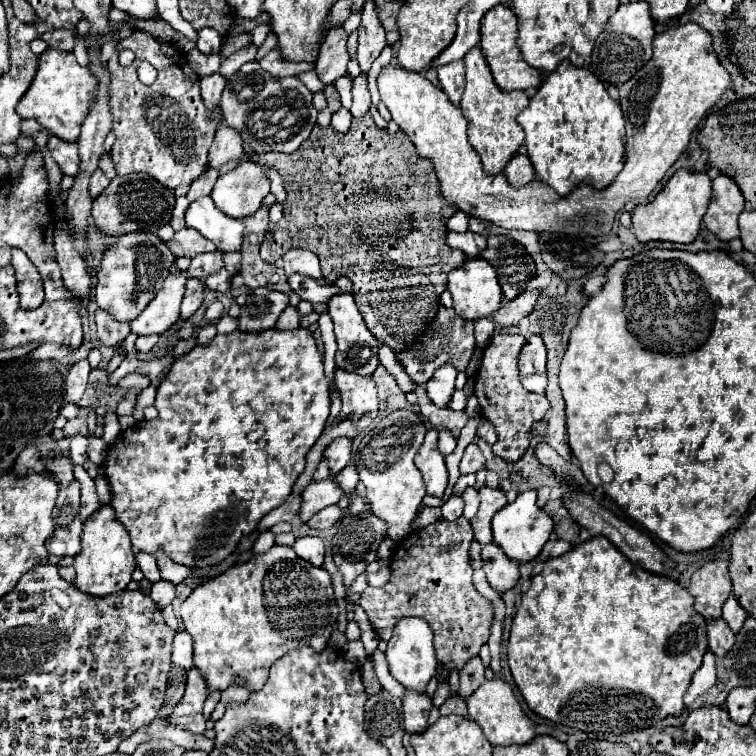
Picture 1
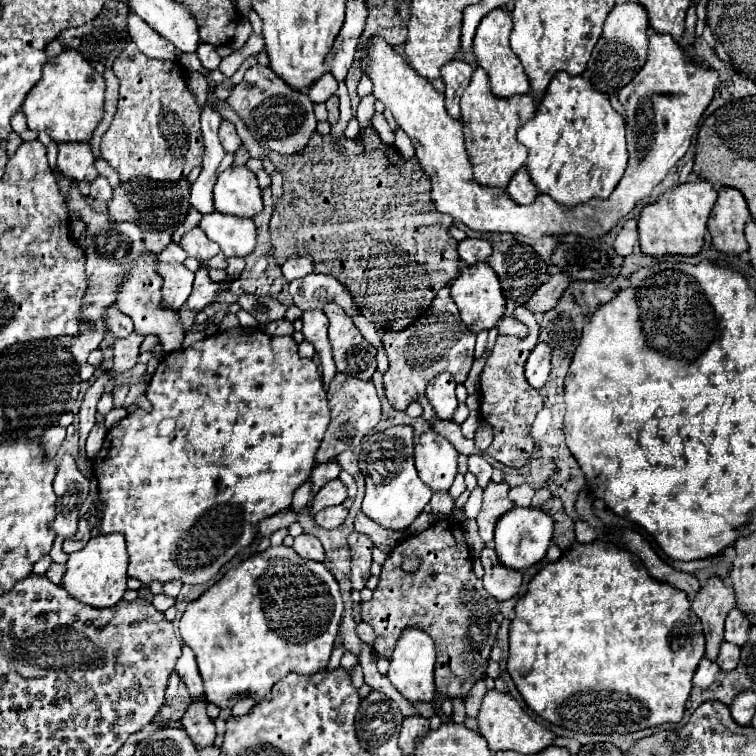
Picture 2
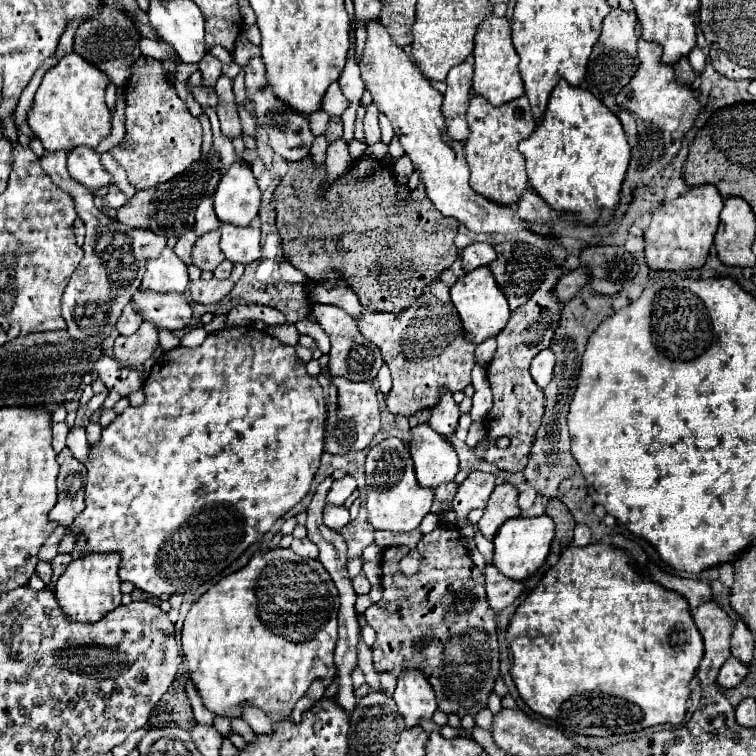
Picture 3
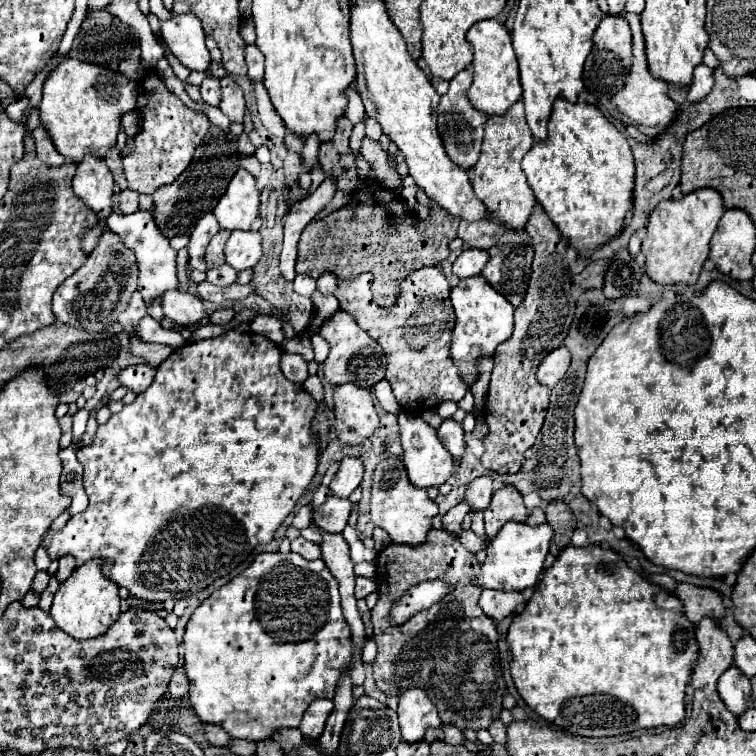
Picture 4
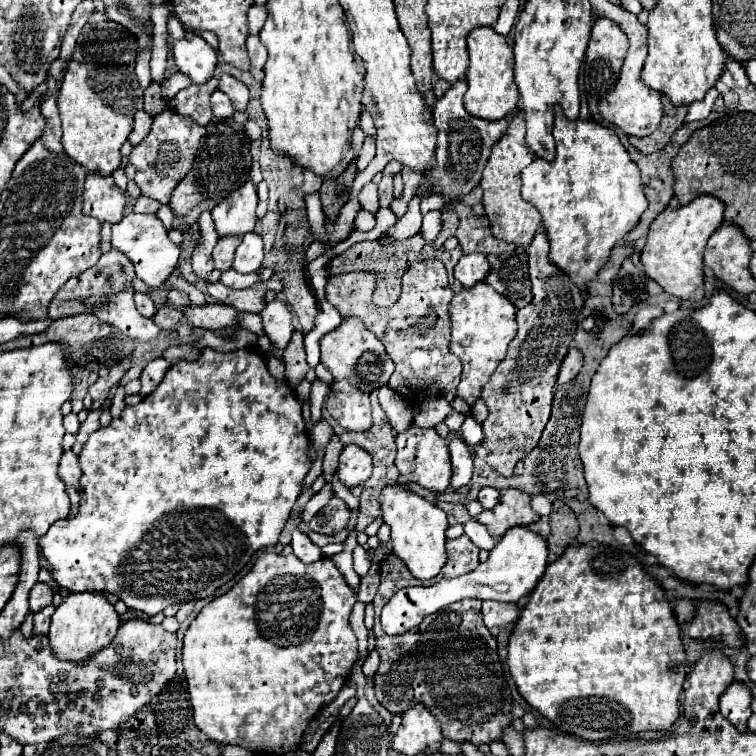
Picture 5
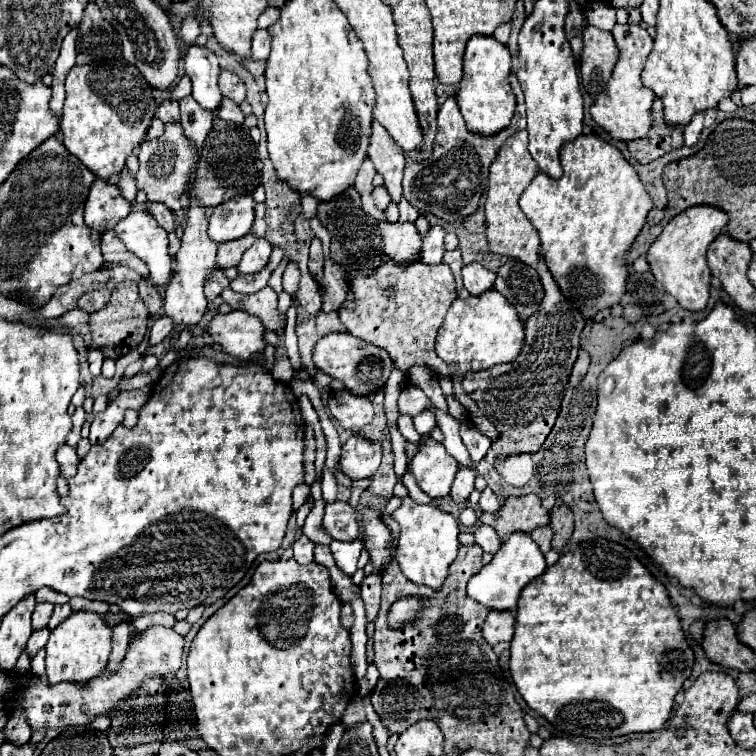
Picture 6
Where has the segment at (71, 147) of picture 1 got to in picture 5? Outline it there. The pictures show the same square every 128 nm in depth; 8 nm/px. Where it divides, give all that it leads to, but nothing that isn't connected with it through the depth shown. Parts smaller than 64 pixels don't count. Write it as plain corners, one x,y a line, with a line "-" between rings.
86,174
82,192
82,212
86,216
92,216
100,222
116,224
122,218
124,204
124,192
114,184
114,178
110,174

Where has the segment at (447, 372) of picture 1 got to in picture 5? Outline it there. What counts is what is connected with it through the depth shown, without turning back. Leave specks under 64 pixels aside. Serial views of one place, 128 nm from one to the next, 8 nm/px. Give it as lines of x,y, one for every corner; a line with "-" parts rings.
456,432
448,442
450,456
452,456
452,480
450,480
452,488
466,486
472,476
472,454
470,454
470,448
462,440
464,438

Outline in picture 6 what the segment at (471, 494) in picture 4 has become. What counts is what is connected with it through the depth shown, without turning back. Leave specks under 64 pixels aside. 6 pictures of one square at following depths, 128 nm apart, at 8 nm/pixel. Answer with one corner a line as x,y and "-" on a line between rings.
484,488
478,506
480,506
480,510
484,510
484,512
496,512
496,510
500,508
500,498
498,498
490,488

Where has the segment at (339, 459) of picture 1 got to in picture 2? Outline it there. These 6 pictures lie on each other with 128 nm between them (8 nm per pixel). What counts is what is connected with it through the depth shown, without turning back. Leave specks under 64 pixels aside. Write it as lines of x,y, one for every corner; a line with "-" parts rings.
330,460
326,464
320,464
312,470
312,476
310,476
310,482
312,482
312,494
316,494
326,482
338,478
342,466
336,462
336,460

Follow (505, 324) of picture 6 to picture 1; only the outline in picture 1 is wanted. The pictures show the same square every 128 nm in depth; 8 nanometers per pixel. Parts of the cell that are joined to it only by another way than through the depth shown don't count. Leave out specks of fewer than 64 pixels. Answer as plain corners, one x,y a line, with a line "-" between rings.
468,258
448,274
448,290
456,314
466,320
492,316
502,304
502,290
494,268
484,258

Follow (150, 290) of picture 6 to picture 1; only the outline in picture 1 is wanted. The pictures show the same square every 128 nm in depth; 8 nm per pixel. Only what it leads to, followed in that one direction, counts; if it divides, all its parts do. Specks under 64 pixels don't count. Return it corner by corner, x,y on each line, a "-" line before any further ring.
96,308
94,312
94,322
96,322
96,332
98,332
98,340
104,346
118,346
130,332
128,324
116,322
108,312

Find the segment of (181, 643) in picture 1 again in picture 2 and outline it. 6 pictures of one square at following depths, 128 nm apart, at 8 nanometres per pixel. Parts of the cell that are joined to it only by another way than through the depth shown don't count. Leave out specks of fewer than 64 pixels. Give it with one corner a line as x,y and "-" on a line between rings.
186,644
182,646
182,656
176,662
176,672
186,682
192,700
198,700
198,698
204,700
204,686
202,686
202,678
198,674
198,668
196,668
194,652

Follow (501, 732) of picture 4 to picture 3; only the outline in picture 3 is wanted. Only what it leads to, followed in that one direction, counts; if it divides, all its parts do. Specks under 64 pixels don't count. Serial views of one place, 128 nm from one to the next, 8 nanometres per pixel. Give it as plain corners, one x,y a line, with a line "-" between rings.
488,708
478,710
478,712
474,714
474,722
476,722
476,726
490,730
490,726
492,726
492,712
490,712

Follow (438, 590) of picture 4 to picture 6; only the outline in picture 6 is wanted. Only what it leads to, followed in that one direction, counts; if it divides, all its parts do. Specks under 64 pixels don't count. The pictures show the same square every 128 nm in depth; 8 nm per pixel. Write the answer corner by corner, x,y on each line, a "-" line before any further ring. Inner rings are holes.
516,532
516,536
510,536
500,550
494,554
492,562
486,564
478,574
474,574
468,580
466,592
470,598
478,600
480,604
494,608
494,610
514,610
518,596
526,584
530,584
534,578
544,574
546,570
546,560
544,554
540,552
538,544
530,538
524,536
524,532
-
402,596
396,600
388,610
388,626
390,628
402,628
406,622
416,620
418,612
426,606
424,596

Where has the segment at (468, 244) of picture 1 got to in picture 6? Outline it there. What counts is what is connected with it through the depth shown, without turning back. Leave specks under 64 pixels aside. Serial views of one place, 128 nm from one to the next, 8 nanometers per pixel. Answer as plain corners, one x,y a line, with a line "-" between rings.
470,262
470,264
464,264
464,268
462,268
462,278
464,278
464,288
466,288
470,294
478,296
480,292
486,292
486,290
492,288
496,274
490,272
490,270
486,270
486,268
484,268
482,264
478,264
478,262

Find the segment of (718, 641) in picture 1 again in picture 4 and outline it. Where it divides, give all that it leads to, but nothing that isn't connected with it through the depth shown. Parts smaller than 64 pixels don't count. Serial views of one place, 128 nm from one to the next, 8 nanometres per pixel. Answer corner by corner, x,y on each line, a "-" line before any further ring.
730,666
718,680
718,694
724,700
726,708
740,716
748,706
750,698
750,678
744,676
736,666

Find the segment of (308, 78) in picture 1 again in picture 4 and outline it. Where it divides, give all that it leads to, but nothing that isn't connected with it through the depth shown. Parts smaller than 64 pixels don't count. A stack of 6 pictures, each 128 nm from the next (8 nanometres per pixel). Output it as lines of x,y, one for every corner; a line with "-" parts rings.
348,88
348,108
344,110
344,116
352,124
356,124
356,122
360,122
364,118
364,104
360,100
360,94
354,92
354,90
350,90
350,88

